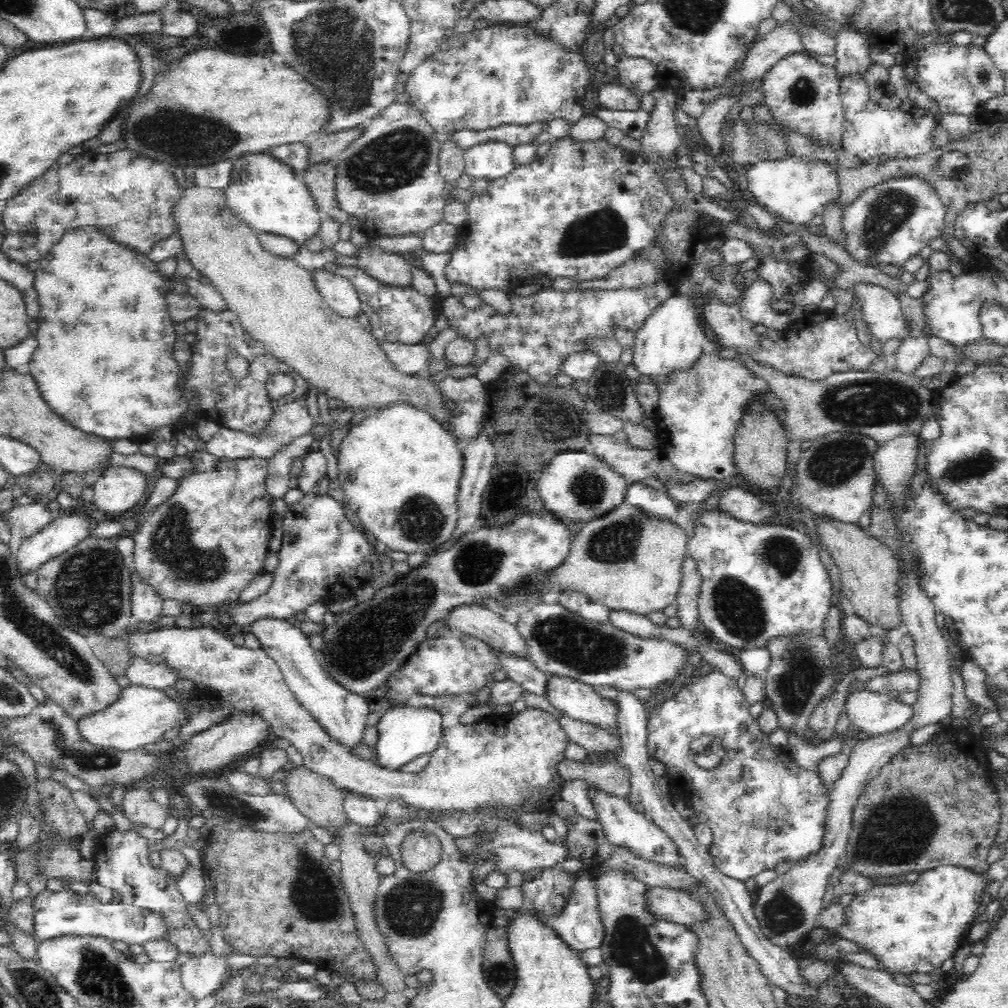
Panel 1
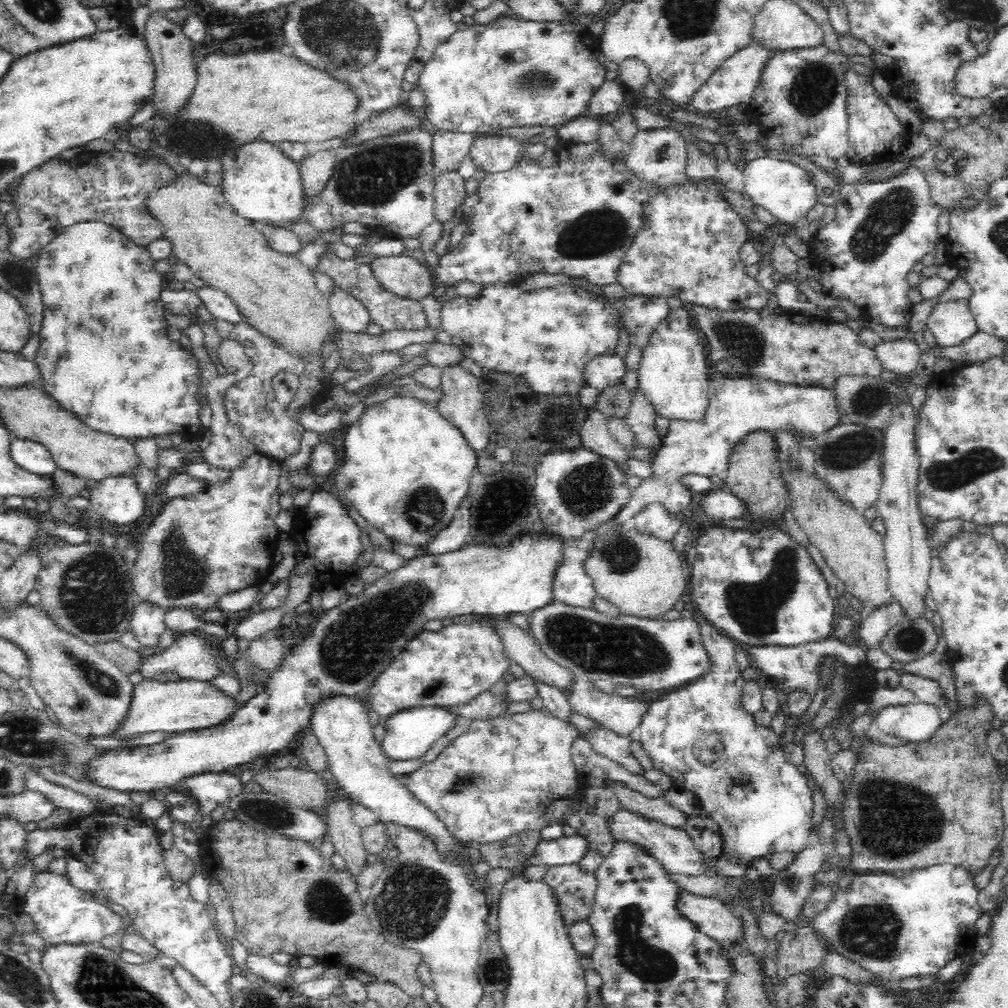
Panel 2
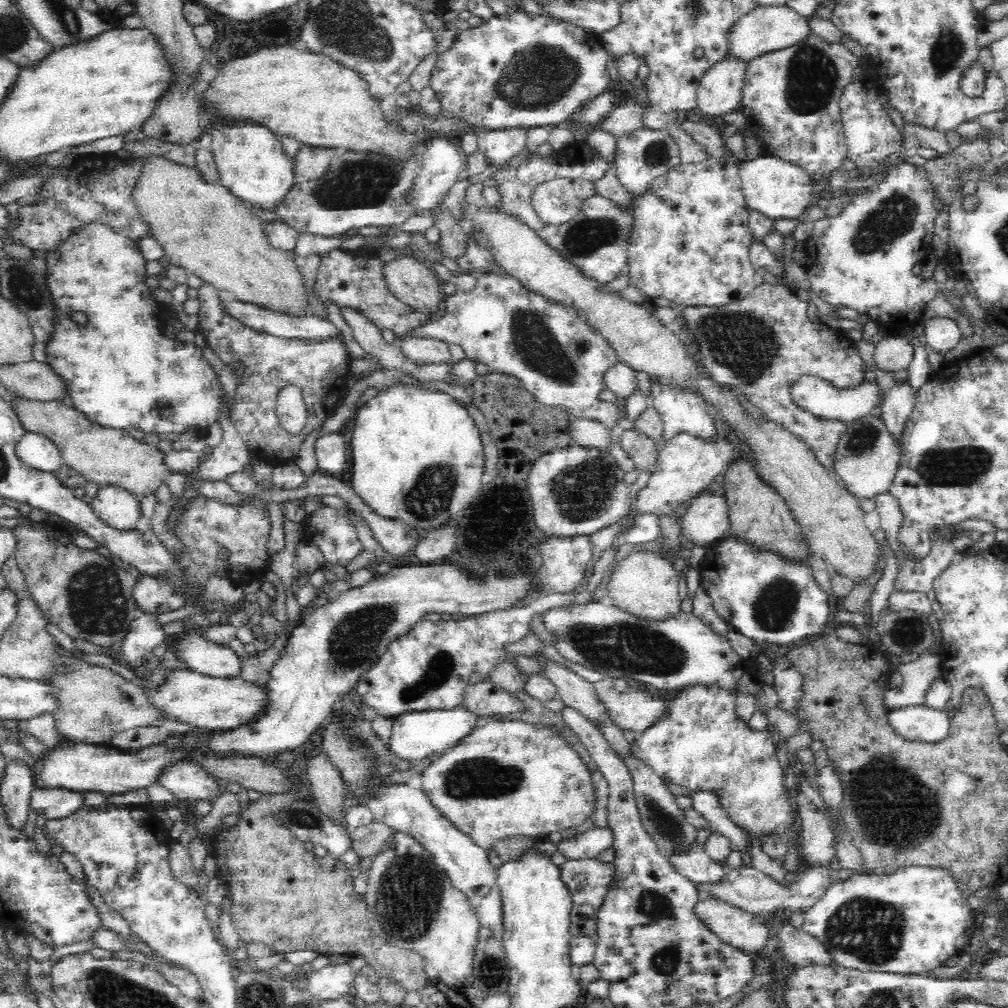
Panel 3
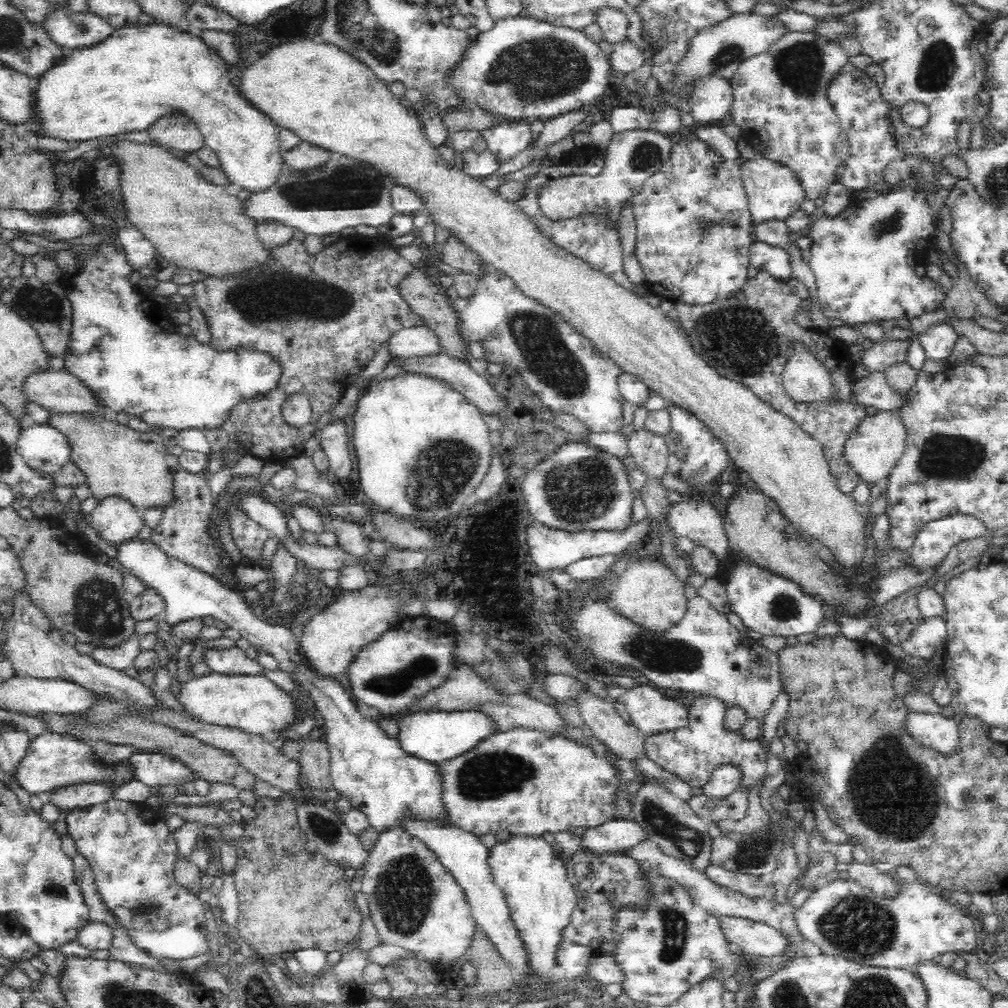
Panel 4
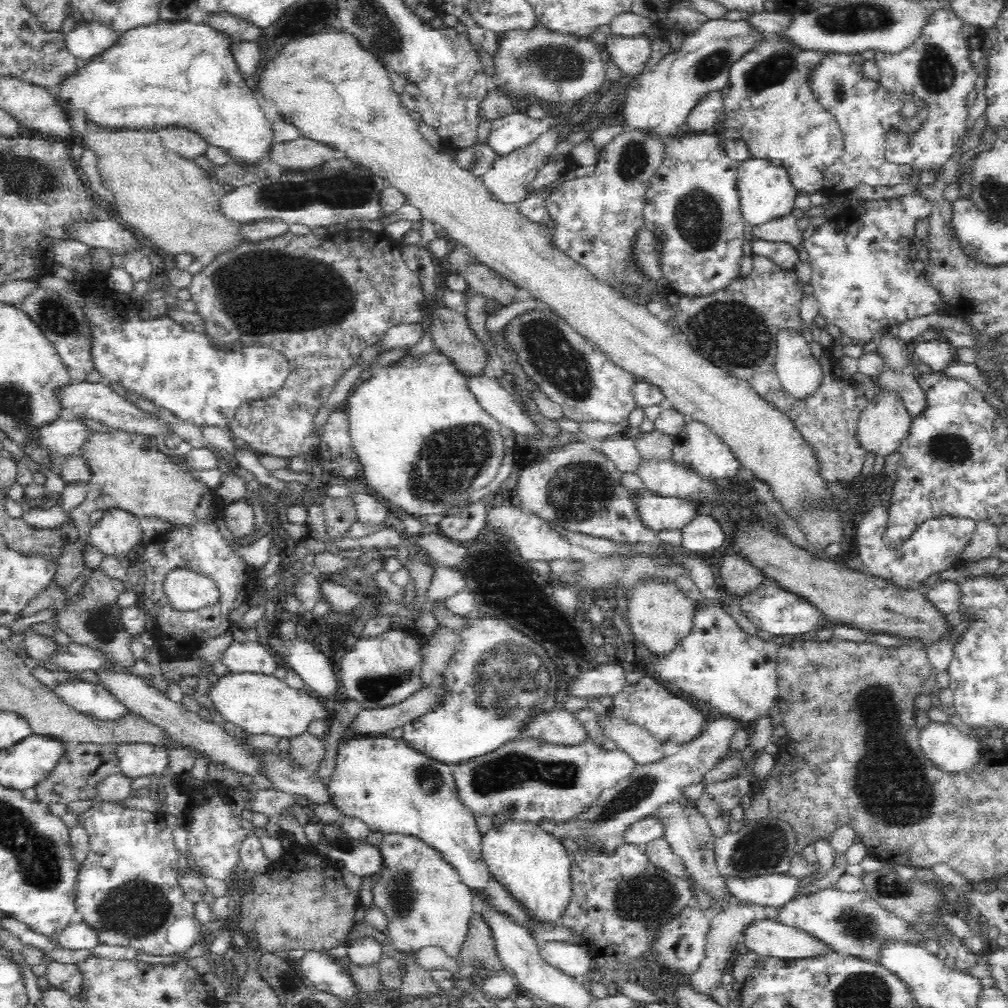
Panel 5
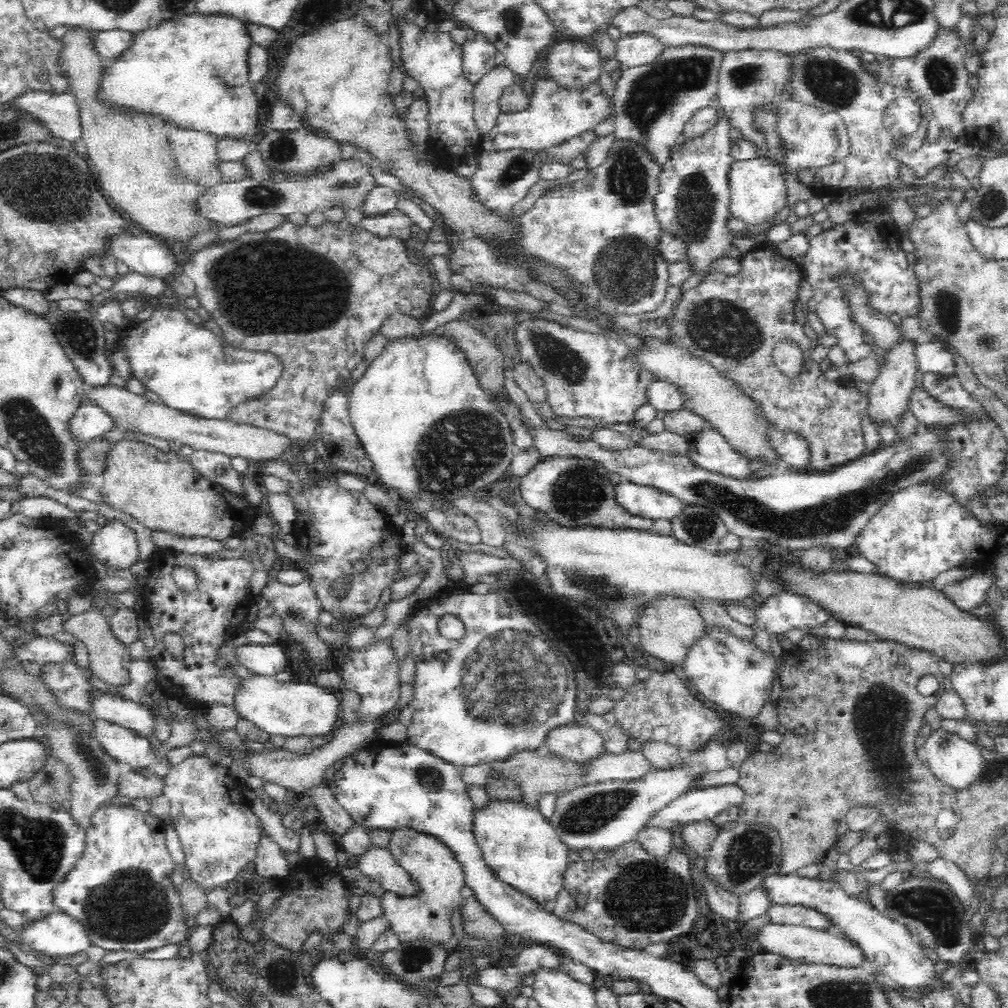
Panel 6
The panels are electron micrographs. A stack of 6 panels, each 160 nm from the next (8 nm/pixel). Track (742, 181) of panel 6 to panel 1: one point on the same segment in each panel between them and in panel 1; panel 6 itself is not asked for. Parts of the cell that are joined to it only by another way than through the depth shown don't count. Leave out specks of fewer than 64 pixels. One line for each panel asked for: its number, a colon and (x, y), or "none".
1: (796, 188)
2: (784, 189)
3: (775, 188)
4: (773, 193)
5: (765, 191)

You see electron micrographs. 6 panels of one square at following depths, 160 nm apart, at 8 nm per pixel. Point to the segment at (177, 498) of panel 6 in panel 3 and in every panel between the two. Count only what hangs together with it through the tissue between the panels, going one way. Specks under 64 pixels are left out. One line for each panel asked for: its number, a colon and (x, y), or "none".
3: (106, 456)
4: (117, 460)
5: (127, 474)

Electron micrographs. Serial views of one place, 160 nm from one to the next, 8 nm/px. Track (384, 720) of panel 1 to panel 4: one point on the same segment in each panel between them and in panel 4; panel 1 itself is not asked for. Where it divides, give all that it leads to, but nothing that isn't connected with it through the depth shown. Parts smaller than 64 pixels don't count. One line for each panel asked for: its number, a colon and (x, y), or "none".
2: (409, 734)
3: (429, 733)
4: (436, 736)

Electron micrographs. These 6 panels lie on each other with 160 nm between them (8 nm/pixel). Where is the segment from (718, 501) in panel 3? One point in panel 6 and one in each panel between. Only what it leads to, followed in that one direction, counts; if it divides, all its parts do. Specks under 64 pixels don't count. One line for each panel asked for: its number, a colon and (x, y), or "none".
4: (698, 520)
5: (660, 513)
6: (651, 503)

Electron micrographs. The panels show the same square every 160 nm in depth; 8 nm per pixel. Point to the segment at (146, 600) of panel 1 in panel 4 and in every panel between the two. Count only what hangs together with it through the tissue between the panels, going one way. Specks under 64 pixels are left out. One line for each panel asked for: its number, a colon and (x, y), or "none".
2: (147, 624)
3: (145, 633)
4: (119, 658)

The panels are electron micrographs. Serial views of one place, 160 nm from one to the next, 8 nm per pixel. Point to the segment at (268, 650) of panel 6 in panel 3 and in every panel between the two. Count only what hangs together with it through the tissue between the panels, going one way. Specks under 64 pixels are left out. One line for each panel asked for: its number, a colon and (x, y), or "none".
3: (216, 660)
4: (235, 661)
5: (241, 657)

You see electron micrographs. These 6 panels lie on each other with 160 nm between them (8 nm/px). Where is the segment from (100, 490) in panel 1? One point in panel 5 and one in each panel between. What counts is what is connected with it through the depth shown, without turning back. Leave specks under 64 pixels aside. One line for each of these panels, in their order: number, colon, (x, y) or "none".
2: (116, 499)
3: (117, 508)
4: (115, 519)
5: (117, 532)

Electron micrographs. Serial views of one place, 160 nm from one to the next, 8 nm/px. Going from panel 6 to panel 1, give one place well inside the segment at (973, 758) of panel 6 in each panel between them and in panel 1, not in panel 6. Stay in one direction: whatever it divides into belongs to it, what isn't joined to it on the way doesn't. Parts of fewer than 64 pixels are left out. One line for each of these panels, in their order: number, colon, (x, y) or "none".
1: (876, 714)
2: (916, 722)
3: (921, 723)
4: (941, 734)
5: (950, 751)

